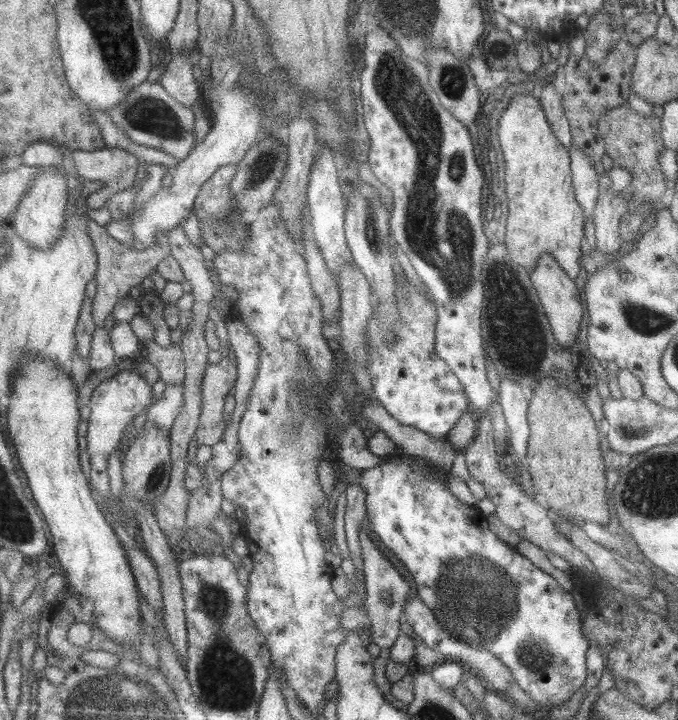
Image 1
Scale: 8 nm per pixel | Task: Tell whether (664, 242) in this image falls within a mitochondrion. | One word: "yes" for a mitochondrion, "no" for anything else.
no

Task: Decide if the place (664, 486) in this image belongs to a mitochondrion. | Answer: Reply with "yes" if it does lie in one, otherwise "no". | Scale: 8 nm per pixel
yes

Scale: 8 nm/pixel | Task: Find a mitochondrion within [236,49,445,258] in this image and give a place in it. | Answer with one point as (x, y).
(261, 168)

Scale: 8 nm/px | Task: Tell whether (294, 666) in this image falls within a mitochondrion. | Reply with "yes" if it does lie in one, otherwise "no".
no

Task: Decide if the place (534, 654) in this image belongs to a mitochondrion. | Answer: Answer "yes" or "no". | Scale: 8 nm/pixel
yes

